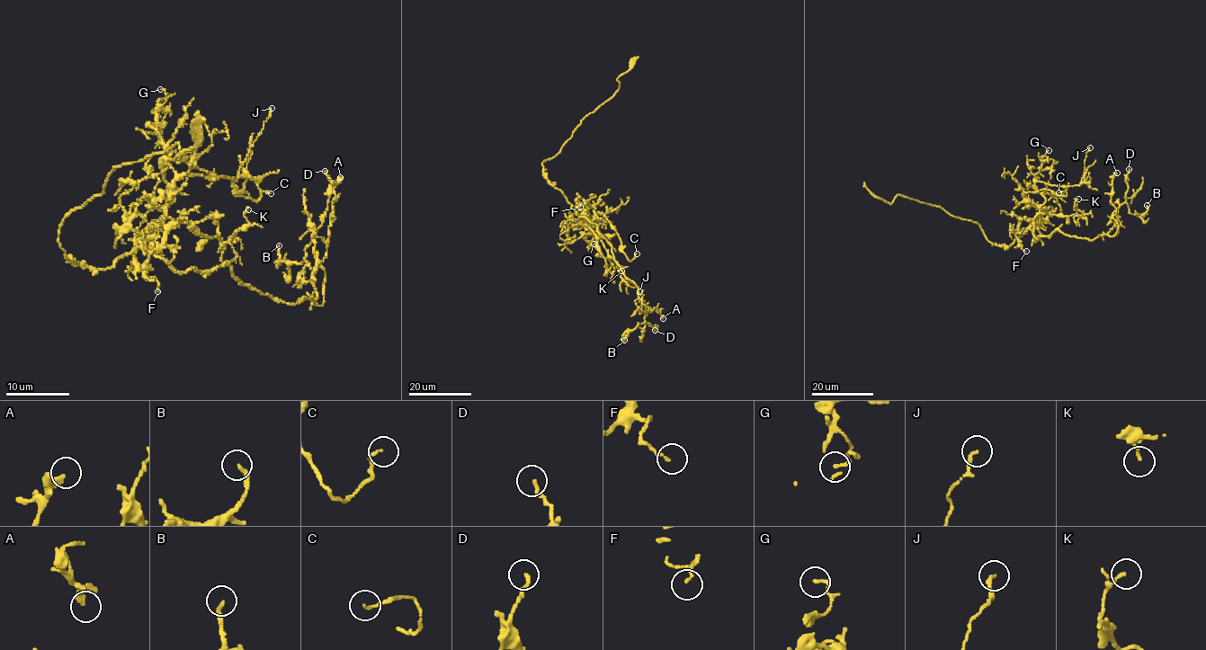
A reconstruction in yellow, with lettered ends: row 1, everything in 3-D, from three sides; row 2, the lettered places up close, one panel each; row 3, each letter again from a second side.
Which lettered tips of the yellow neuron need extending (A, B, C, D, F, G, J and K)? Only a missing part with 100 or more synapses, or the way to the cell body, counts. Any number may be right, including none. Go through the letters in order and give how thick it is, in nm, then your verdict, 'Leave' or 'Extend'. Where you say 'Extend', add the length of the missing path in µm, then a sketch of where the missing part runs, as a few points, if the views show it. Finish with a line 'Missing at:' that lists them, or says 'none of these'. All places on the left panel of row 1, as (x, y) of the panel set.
A: Thickness 200 nm. Leave
B: Thickness 190 nm. Leave
C: Thickness 120 nm. Leave
D: Thickness 150 nm. Leave
F: Thickness 110 nm. Leave
G: Thickness 150 nm. Leave
J: Thickness 170 nm. Leave
K: Thickness 80 nm. Leave
Missing at: none of these

